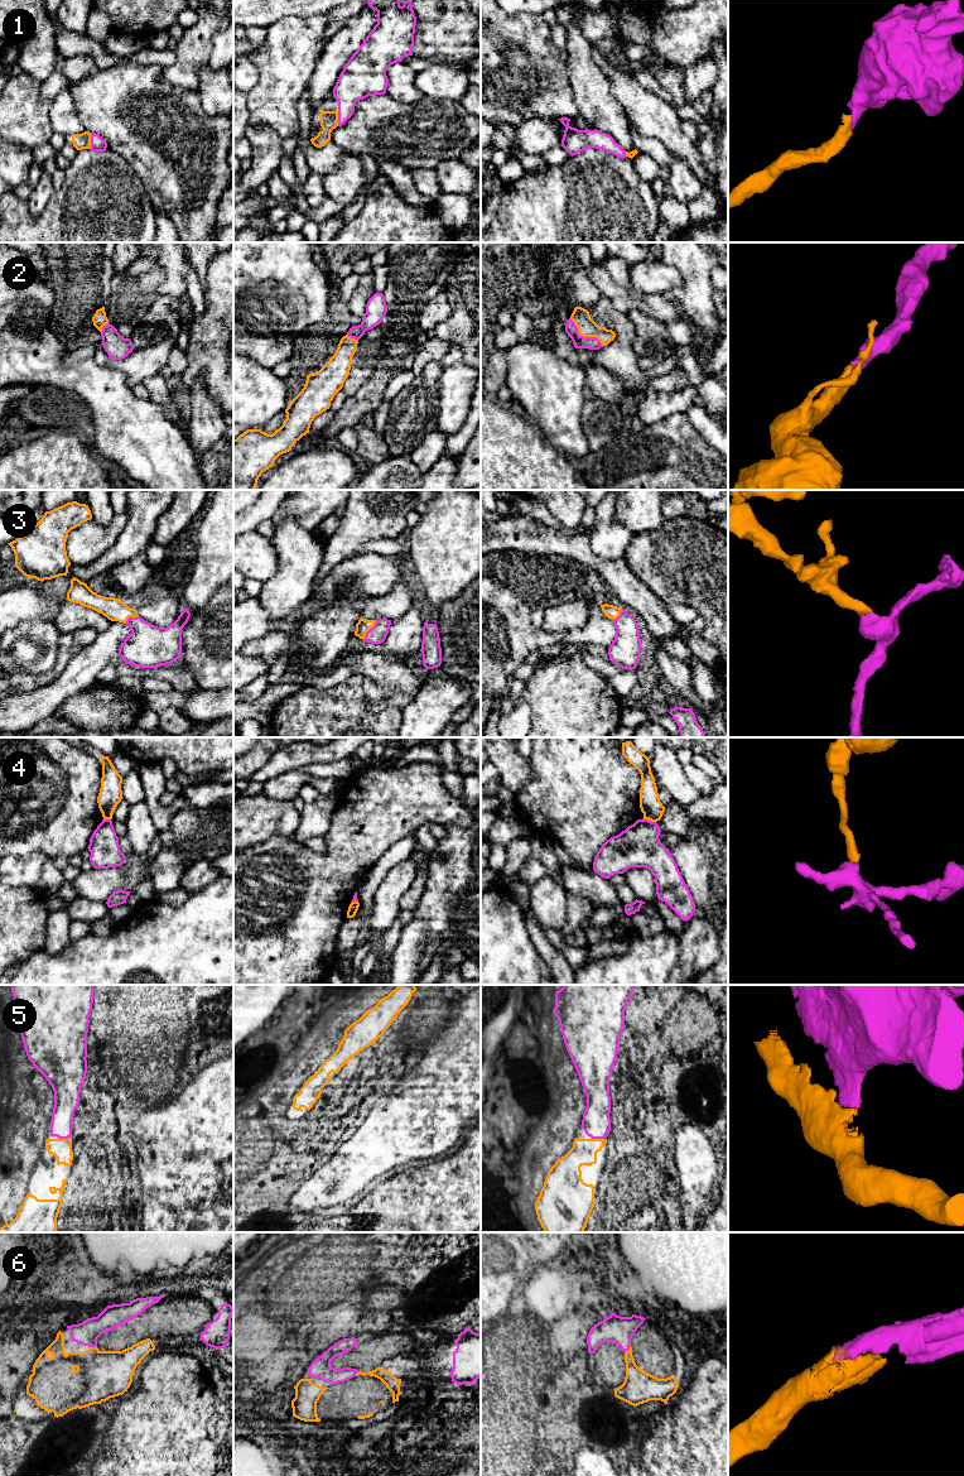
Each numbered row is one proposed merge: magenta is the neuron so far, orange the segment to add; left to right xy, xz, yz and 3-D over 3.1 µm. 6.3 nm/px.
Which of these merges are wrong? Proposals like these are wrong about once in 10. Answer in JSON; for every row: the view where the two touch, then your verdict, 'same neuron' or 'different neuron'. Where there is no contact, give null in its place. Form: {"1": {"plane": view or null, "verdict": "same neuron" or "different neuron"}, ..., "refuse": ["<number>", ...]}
{"1": {"plane": "xy", "verdict": "same neuron"}, "2": {"plane": "yz", "verdict": "same neuron"}, "3": {"plane": "xz", "verdict": "same neuron"}, "4": {"plane": "yz", "verdict": "different neuron"}, "5": {"plane": "xy", "verdict": "same neuron"}, "6": {"plane": "yz", "verdict": "same neuron"}, "refuse": ["4"]}

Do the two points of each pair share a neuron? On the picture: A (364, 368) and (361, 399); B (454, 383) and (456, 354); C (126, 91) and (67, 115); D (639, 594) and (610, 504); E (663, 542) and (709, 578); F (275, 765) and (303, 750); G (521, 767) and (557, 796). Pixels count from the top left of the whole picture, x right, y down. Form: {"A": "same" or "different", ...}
{"A": "different", "B": "different", "C": "different", "D": "different", "E": "same", "F": "same", "G": "different"}

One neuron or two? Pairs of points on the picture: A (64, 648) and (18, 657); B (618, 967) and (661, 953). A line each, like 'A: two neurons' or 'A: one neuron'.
A: two neurons
B: one neuron

